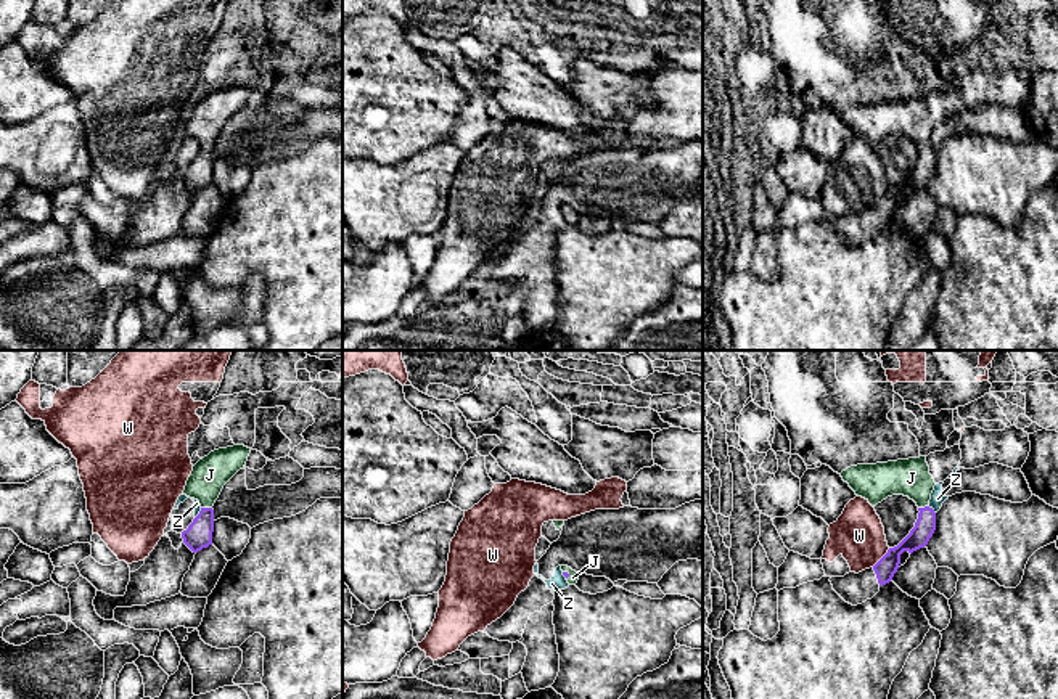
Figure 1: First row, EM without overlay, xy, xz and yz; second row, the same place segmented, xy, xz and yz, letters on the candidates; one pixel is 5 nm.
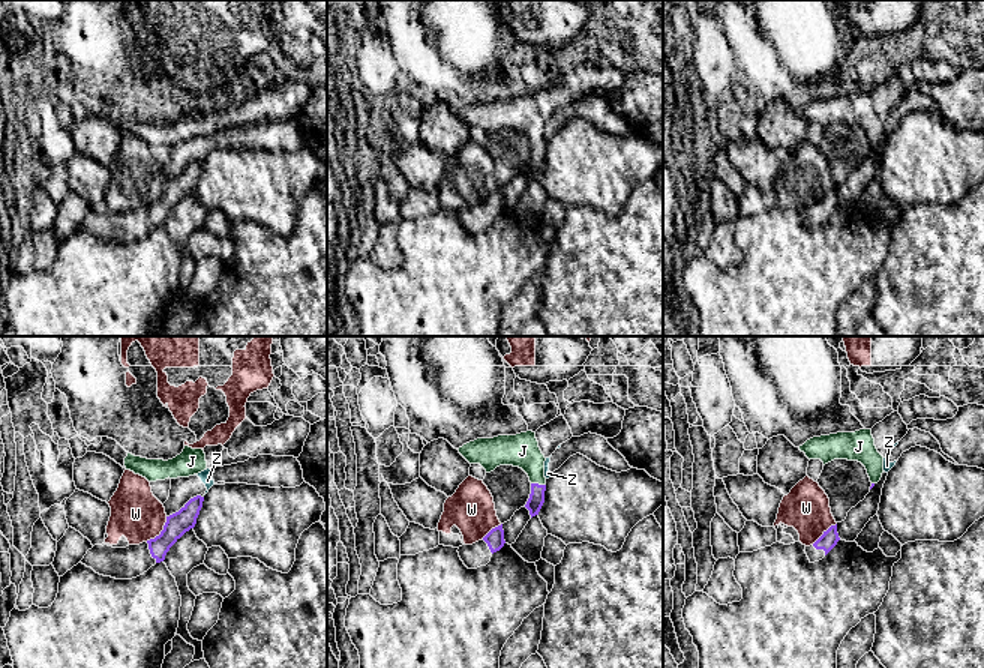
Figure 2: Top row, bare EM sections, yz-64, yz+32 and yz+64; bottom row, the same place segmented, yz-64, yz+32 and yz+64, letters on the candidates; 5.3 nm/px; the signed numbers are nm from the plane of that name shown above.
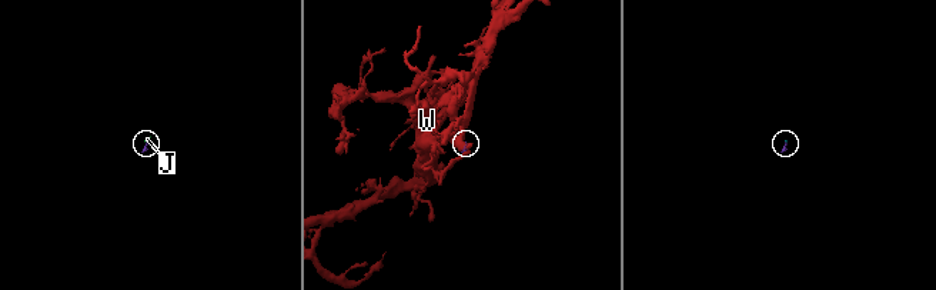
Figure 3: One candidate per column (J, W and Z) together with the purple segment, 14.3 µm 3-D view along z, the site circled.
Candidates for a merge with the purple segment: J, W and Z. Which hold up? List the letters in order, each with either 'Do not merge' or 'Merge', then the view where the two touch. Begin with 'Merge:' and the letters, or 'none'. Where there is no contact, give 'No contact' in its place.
Merge: J
J: Merge. Touches purple in xy
W: Do not merge. Touches purple in yz
Z: Do not merge. Touches purple in yz

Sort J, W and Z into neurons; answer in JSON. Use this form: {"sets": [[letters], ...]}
{"sets": [["J"], ["W"], ["Z"]]}

